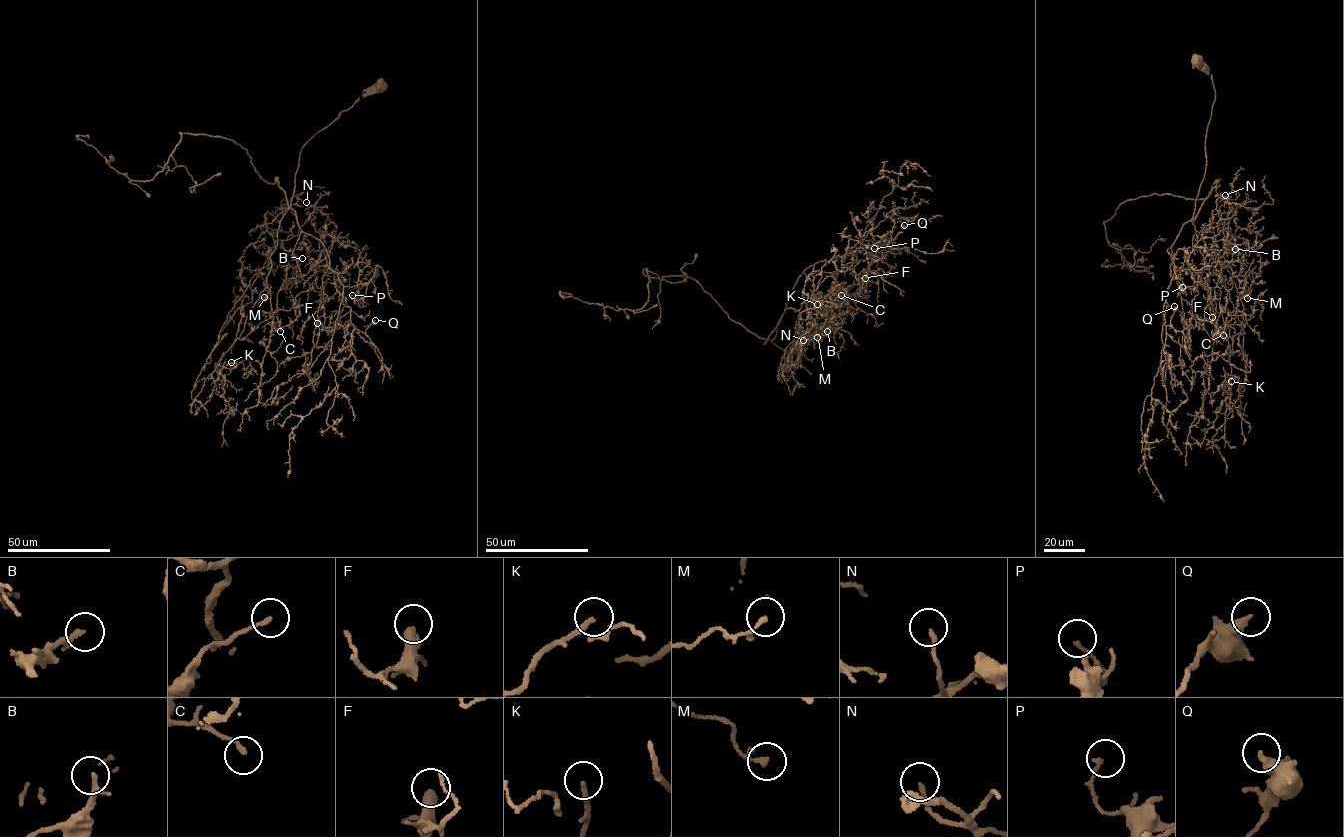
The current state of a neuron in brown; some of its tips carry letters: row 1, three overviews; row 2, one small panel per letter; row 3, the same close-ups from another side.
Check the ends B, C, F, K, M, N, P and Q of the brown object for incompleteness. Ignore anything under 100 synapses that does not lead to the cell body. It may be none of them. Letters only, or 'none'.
none

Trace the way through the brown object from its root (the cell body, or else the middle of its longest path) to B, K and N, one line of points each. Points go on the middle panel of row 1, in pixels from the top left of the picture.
B: (804, 336), (788, 356), (770, 341), (803, 272), (832, 274), (839, 284), (835, 304), (824, 313), (827, 331)
K: (804, 336), (788, 356), (770, 341), (785, 308), (796, 311), (804, 300), (808, 312), (806, 302), (817, 304)
N: (804, 336), (788, 356), (770, 341), (785, 308), (799, 312), (797, 334), (811, 325), (803, 340)

